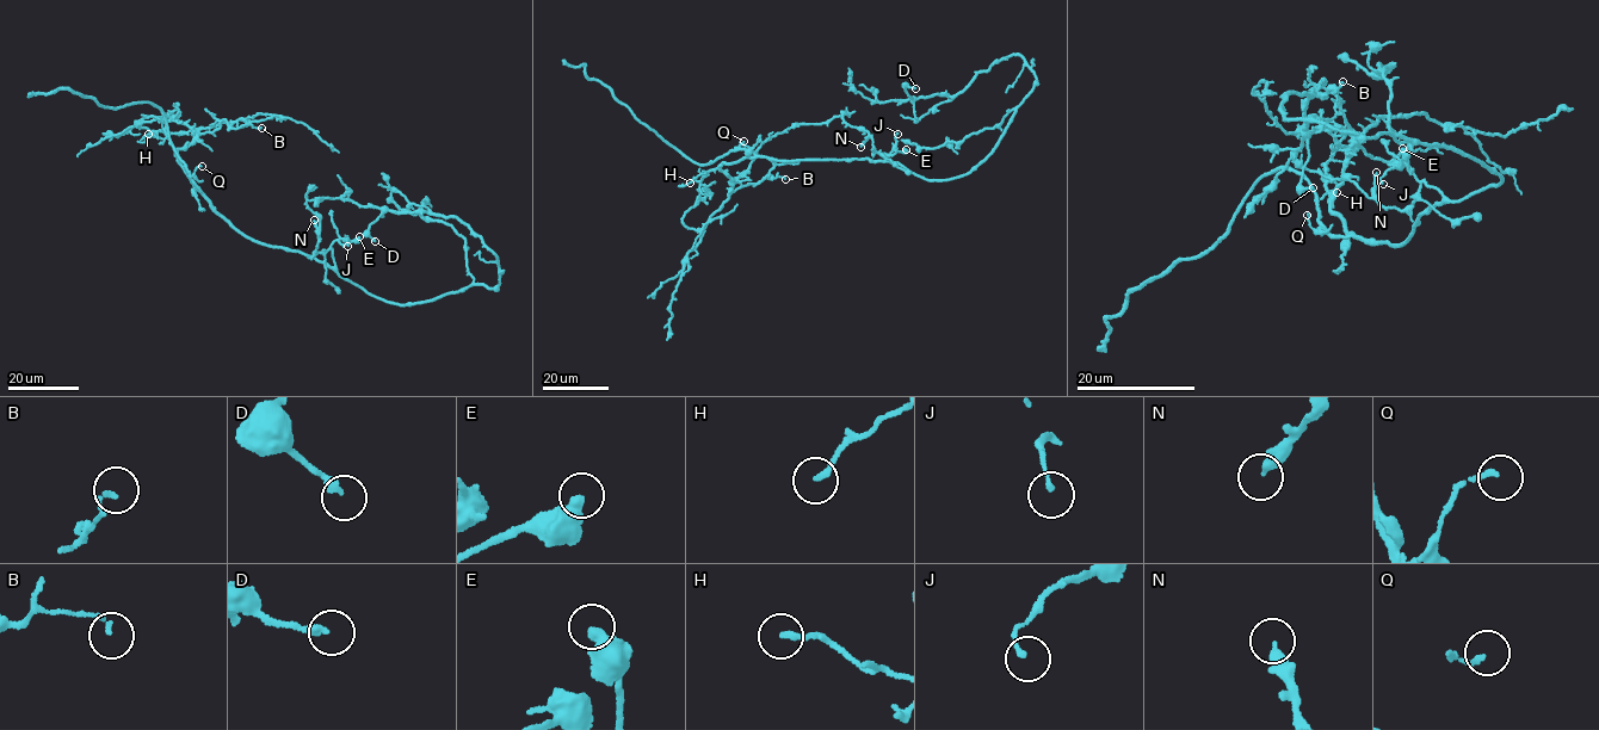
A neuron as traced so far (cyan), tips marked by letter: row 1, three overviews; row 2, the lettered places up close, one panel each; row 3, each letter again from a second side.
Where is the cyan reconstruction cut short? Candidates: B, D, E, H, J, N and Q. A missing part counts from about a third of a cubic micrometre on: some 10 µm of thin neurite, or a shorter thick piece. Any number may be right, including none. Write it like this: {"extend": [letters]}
{"extend": []}

